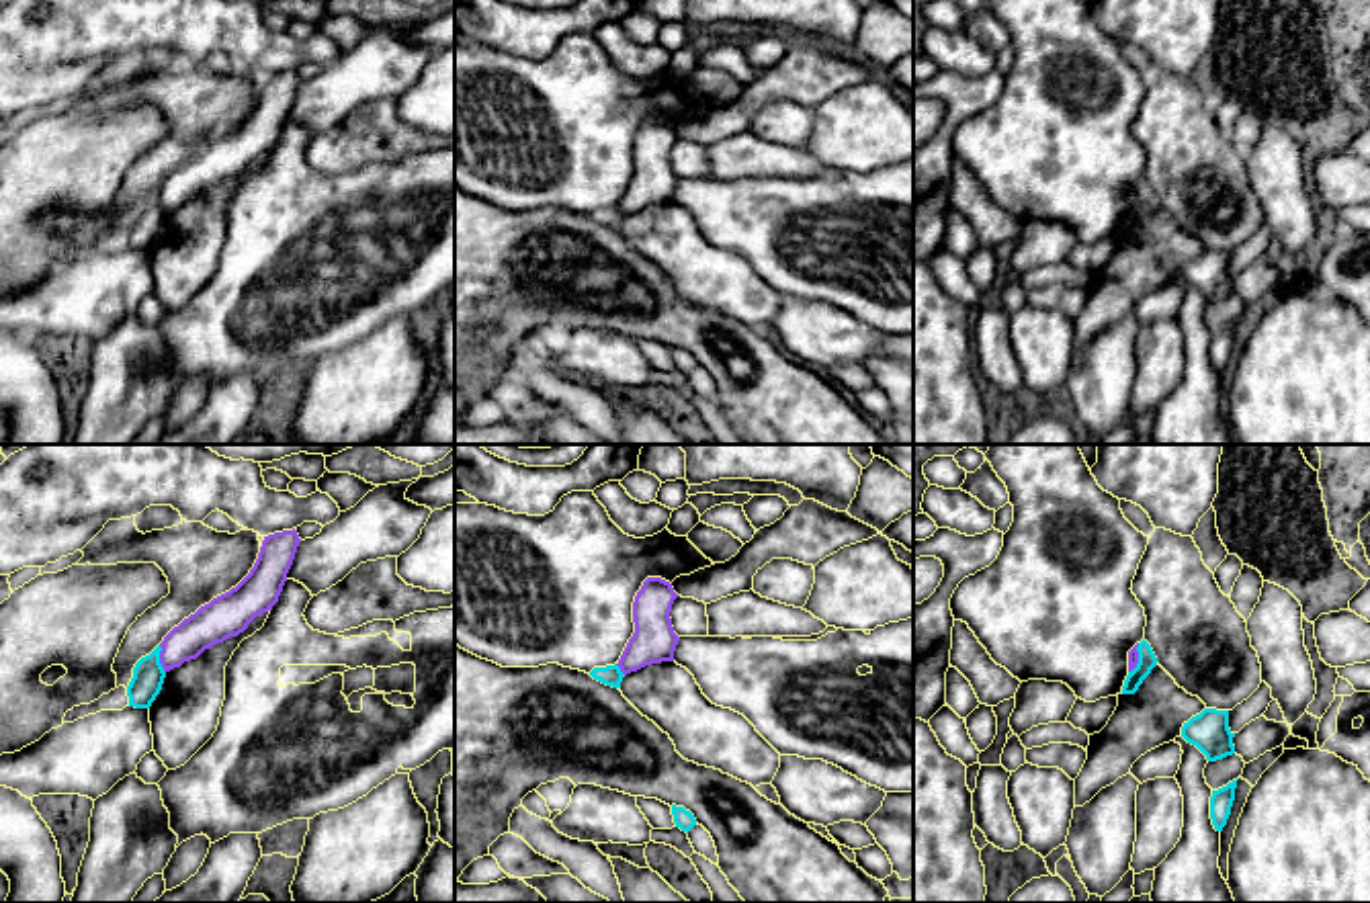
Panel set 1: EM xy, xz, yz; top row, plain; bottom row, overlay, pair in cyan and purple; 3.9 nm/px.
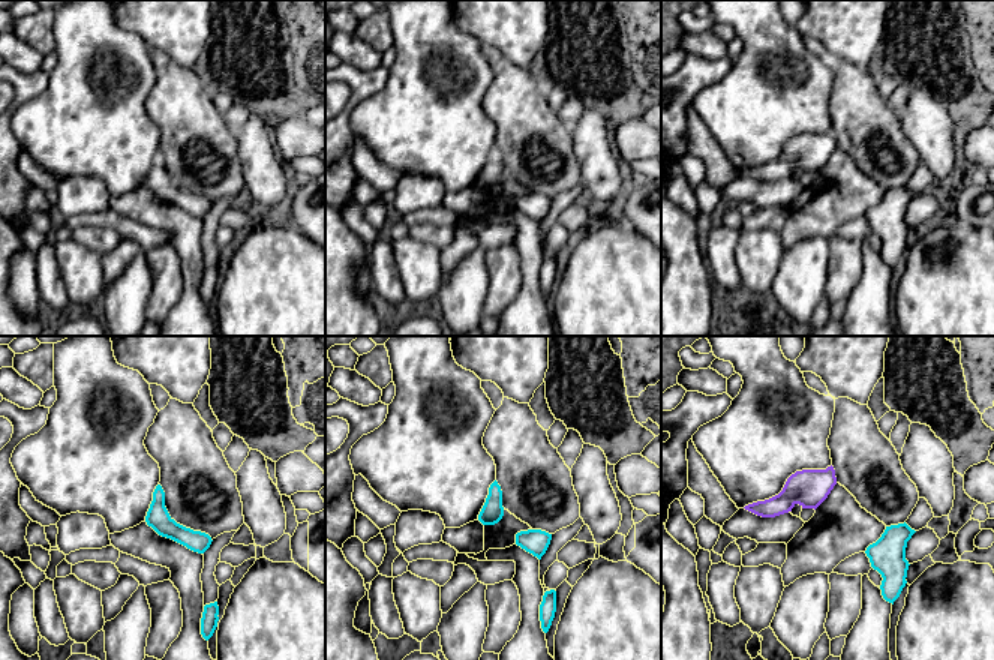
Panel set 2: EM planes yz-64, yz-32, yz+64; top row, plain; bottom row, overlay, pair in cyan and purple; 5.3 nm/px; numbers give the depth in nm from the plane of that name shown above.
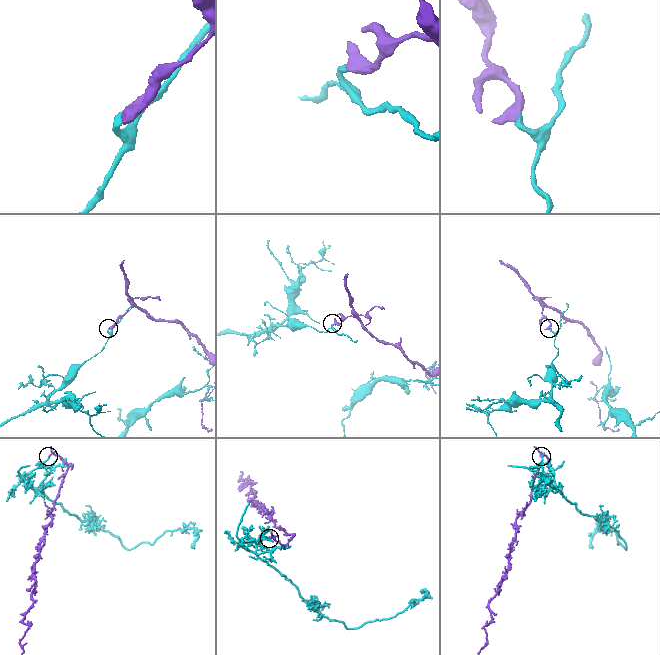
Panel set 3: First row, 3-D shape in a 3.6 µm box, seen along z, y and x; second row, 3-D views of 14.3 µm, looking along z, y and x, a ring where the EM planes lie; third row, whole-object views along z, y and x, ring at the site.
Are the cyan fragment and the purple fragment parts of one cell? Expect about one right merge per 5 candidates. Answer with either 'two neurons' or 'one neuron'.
two neurons

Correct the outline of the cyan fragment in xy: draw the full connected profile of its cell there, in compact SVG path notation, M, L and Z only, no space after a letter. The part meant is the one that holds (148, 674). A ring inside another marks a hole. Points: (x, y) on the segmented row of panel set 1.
M158 645L149 655L135 663L133 678L127 686L129 706L149 708L160 694L166 678L166 672L160 663L160 651L162 647Z

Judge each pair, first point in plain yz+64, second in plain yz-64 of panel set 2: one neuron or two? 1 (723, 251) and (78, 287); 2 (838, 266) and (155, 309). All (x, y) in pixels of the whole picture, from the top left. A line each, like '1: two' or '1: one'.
1: two
2: one

